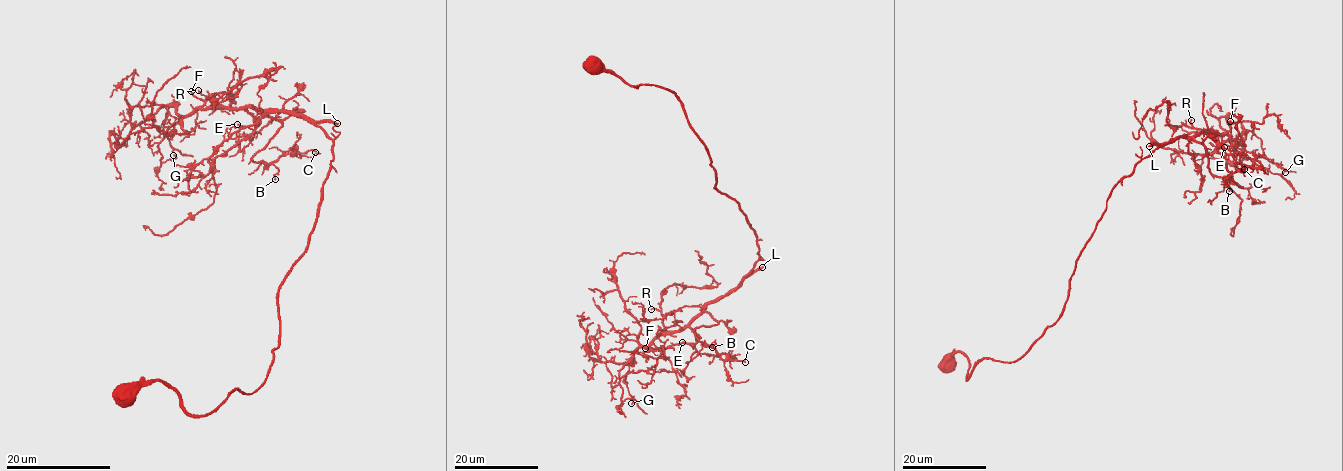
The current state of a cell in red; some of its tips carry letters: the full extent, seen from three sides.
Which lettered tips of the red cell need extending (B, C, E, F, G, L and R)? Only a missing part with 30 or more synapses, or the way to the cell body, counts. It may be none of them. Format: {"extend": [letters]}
{"extend": ["L"]}

